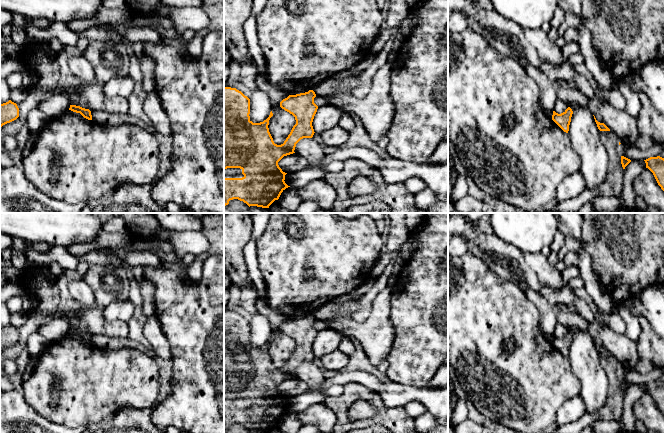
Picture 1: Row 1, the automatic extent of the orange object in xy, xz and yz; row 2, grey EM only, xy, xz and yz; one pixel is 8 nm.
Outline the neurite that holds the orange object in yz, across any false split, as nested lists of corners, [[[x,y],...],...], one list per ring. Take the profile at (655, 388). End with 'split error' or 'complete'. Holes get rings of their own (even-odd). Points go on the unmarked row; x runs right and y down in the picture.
[[[660,380],[650,381],[644,385],[646,392],[653,397],[658,409],[664,415],[664,382]]] | complete

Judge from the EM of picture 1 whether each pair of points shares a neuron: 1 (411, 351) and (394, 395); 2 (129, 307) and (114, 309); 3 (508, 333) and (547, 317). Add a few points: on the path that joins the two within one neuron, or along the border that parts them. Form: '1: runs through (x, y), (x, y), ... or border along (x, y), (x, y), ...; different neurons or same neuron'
1: border along (391, 380), (422, 388); different neurons
2: runs through (125, 308), (118, 309); same neuron
3: border along (528, 299), (538, 311), (538, 325), (545, 335); different neurons

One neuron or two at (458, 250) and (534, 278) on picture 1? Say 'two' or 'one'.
two

